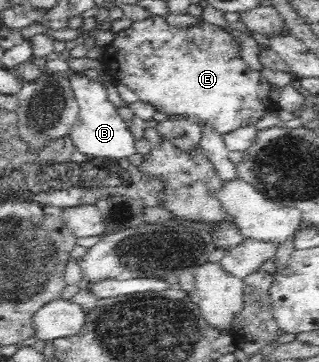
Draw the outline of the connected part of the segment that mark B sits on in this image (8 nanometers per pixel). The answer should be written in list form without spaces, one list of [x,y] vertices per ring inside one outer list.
[[[69,73],[70,86],[79,104],[79,115],[69,134],[75,149],[87,157],[107,158],[107,160],[127,160],[136,153],[133,134],[127,124],[119,117],[117,108],[108,100],[108,90],[97,80],[84,74]]]

